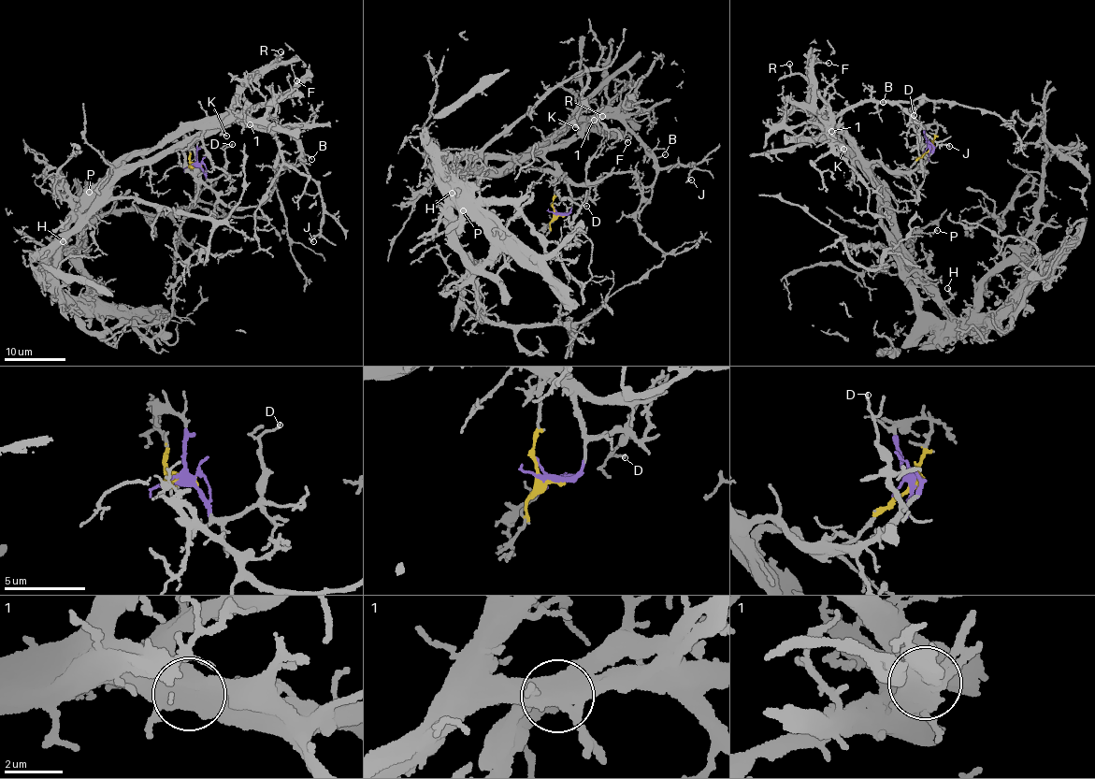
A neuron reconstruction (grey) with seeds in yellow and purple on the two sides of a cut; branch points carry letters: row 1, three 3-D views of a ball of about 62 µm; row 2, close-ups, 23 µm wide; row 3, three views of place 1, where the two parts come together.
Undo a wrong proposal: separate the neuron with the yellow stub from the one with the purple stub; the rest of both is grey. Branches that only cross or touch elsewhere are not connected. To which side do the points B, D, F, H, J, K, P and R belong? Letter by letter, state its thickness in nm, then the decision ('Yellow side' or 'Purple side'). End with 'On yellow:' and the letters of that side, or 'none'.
B: Thickness 130 nm. Purple side
D: Thickness 150 nm. Purple side
F: Thickness 140 nm. Purple side
H: Thickness 190 nm. Purple side
J: Thickness 190 nm. Purple side
K: Thickness 160 nm. Purple side
P: Thickness 170 nm. Purple side
R: Thickness 160 nm. Purple side
On yellow: none

